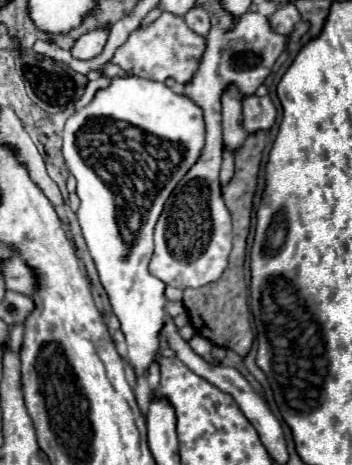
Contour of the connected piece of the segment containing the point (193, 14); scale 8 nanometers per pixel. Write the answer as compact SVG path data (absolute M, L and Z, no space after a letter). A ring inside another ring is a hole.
M194 6L186 16L184 16L184 22L188 24L190 30L194 30L196 34L200 36L206 36L208 30L210 30L210 14L200 8L200 6Z

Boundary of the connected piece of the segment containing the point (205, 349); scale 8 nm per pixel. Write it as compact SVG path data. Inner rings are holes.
M196 334L196 336L190 340L190 346L192 346L192 350L194 350L196 354L200 354L204 360L210 360L210 362L218 364L218 362L216 362L216 360L210 356L210 350L212 350L212 342L210 342L210 340L206 340L204 336Z

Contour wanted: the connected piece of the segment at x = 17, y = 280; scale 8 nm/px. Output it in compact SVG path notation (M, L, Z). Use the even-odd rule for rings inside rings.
M22 256L12 258L8 266L4 266L4 278L6 278L6 288L14 292L22 292L26 296L34 296L38 290L38 276L36 272L24 262Z

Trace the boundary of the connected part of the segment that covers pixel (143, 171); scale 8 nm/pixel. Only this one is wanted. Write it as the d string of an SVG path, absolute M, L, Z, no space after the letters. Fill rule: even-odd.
M138 76L114 78L108 88L96 92L96 98L74 116L68 118L64 128L62 154L68 170L78 180L78 196L82 200L78 208L78 220L90 256L94 258L100 282L110 298L112 310L120 320L122 332L128 344L128 358L136 368L136 374L144 374L152 360L158 358L160 330L164 326L164 282L148 272L152 258L154 224L164 208L164 202L184 178L184 174L198 162L204 148L204 120L202 110L188 96L172 92L162 82L144 80ZM122 228L128 228L132 242L122 240Z

